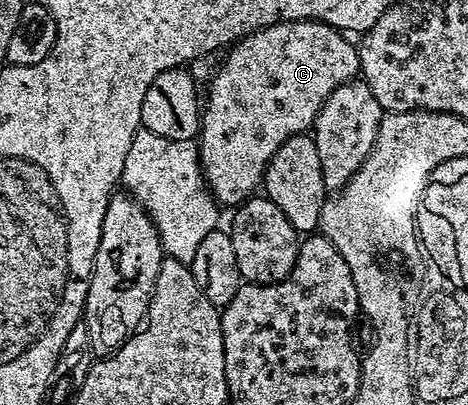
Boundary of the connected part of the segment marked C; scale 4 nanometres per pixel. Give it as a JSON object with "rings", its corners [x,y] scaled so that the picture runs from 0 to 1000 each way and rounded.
{"rings":[[[635,49],[632,54],[583,59],[571,69],[556,72],[553,79],[541,79],[534,89],[521,89],[481,131],[485,138],[476,143],[474,160],[466,168],[466,180],[449,198],[449,230],[442,237],[438,230],[436,237],[436,274],[427,286],[427,343],[421,348],[423,385],[432,395],[432,430],[440,437],[440,459],[449,467],[449,477],[455,479],[468,506],[483,509],[483,504],[491,504],[489,509],[506,509],[519,494],[545,481],[549,464],[543,462],[549,454],[553,462],[562,452],[568,412],[581,390],[581,380],[590,380],[590,370],[598,370],[598,360],[607,360],[607,351],[615,351],[615,341],[660,328],[669,319],[671,304],[679,296],[679,284],[692,262],[692,252],[701,252],[709,222],[731,207],[748,205],[750,198],[767,185],[765,123],[759,101],[752,104],[748,99],[754,96],[741,94],[724,72],[712,69],[707,59],[686,59],[682,49]]]}

